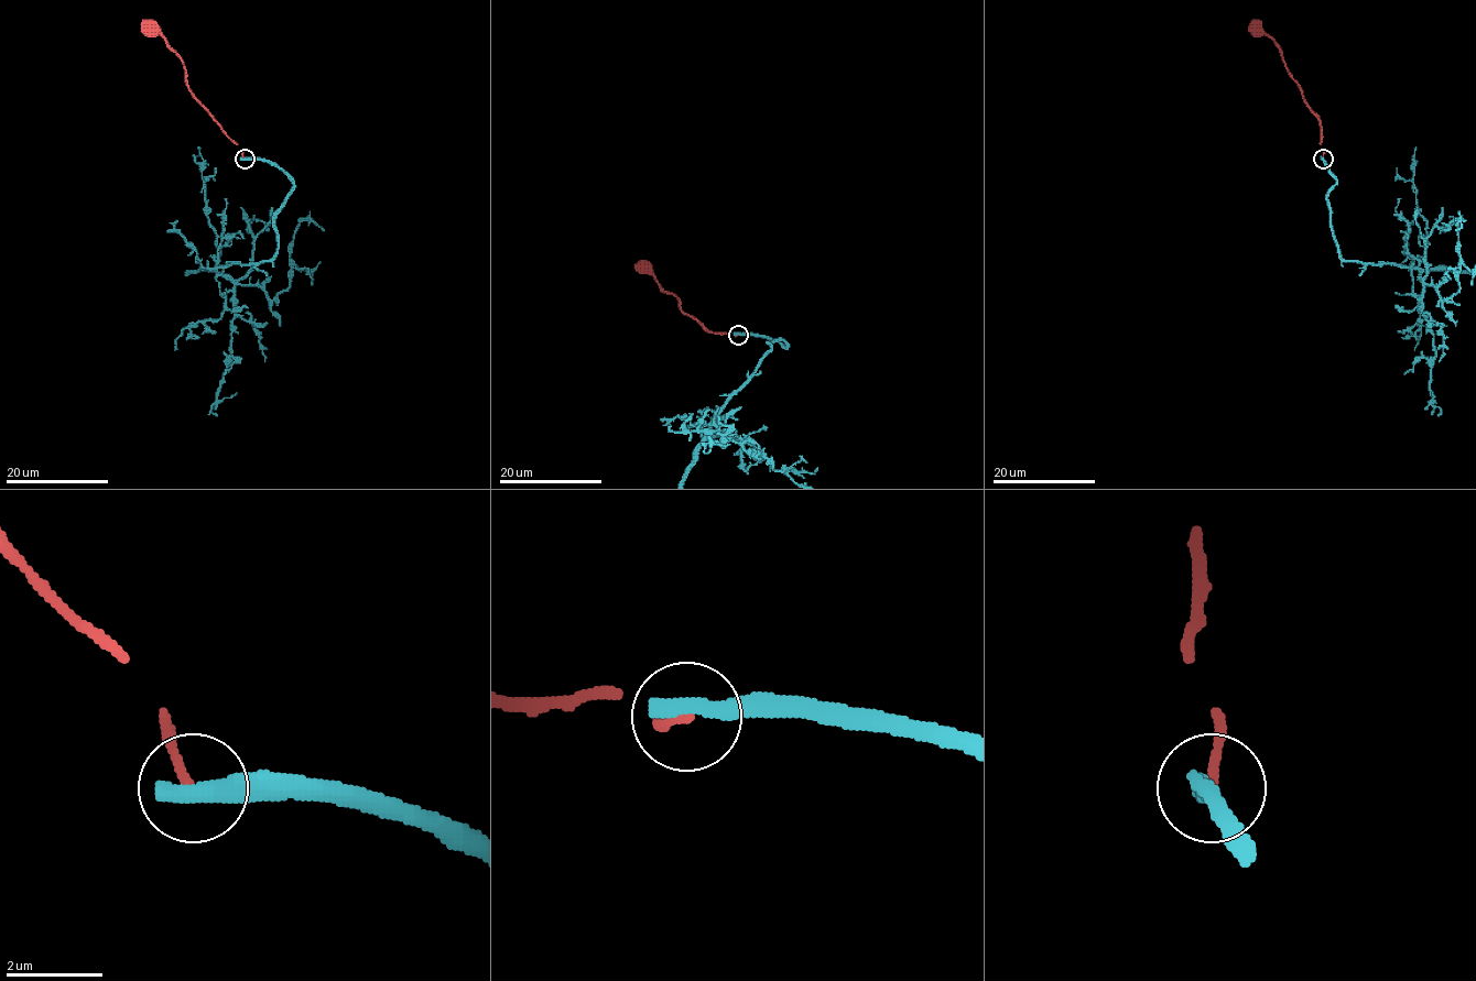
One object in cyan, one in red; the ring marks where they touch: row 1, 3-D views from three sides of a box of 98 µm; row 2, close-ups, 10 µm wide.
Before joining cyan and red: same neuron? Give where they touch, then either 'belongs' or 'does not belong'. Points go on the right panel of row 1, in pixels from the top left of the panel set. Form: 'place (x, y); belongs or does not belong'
place (1323, 159); does not belong

